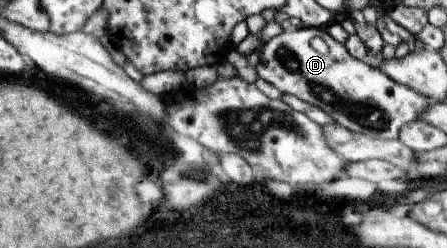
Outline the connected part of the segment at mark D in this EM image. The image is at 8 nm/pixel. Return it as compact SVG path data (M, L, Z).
M302 26L297 32L283 31L263 46L255 68L259 78L269 82L282 93L296 96L309 104L318 106L331 114L338 125L344 126L355 134L364 134L378 141L398 139L401 128L413 122L417 116L421 116L421 112L429 108L431 103L429 98L421 96L419 92L397 84L379 68L371 68L365 62L351 56L345 45L333 40L324 28Z

